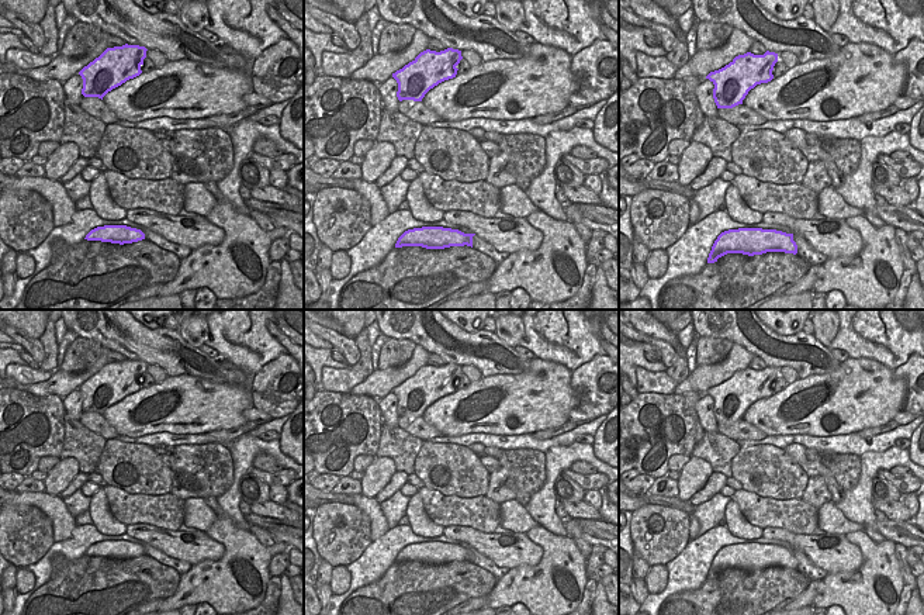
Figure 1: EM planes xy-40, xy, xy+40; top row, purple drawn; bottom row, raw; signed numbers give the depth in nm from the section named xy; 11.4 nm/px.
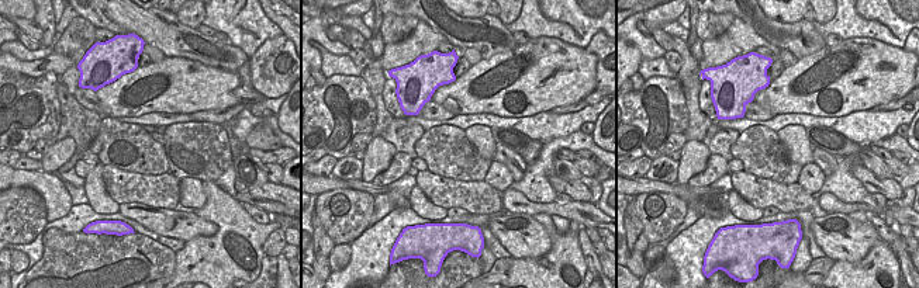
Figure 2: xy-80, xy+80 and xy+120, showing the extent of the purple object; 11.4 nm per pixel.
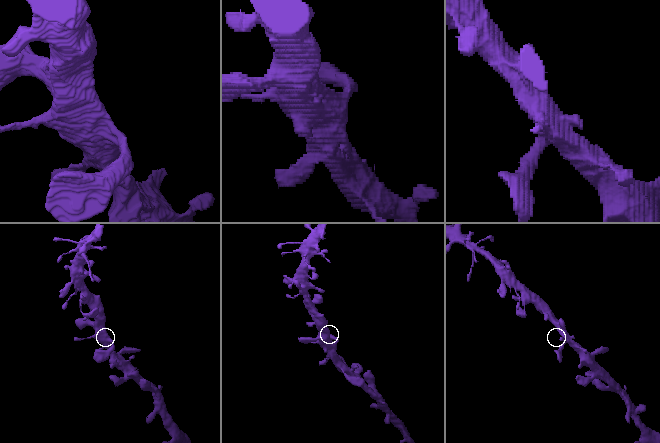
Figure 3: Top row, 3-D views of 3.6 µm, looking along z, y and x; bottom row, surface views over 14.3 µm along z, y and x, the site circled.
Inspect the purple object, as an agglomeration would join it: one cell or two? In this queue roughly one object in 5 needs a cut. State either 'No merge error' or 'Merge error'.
No merge error

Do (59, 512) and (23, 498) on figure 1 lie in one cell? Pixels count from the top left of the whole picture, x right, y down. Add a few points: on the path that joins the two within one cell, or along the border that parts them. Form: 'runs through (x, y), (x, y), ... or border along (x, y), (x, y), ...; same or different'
runs through (51, 505), (31, 498); same

